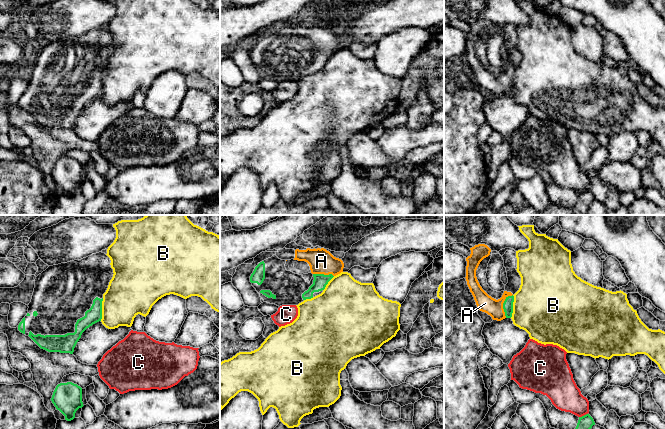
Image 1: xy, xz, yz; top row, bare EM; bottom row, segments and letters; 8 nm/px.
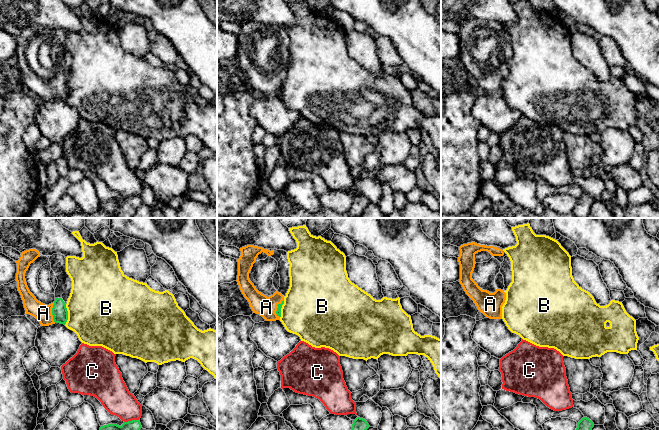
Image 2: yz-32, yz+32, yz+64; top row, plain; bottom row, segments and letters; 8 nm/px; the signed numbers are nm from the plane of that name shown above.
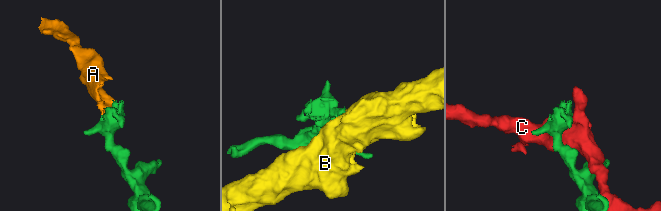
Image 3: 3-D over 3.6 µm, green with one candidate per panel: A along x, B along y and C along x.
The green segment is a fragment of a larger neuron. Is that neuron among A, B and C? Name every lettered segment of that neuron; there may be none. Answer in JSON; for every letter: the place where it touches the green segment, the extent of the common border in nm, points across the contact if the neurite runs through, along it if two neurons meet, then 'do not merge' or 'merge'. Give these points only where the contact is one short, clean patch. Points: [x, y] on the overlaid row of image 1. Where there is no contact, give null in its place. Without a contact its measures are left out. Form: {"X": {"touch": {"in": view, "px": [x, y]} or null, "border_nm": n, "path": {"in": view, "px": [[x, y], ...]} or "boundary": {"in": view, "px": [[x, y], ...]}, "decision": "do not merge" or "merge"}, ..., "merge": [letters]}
{"A": {"touch": {"in": "yz", "px": [503, 305]}, "border_nm": 200, "path": {"in": "yz", "px": [[508, 303], [503, 305], [488, 305], [485, 303]]}, "decision": "merge"}, "B": {"touch": {"in": "xy", "px": [101, 309]}, "border_nm": 190, "boundary": {"in": "xy", "px": [[103, 298], [102, 318], [100, 320]]}, "decision": "do not merge"}, "C": {"touch": {"in": "yz", "px": [584, 415]}, "border_nm": 80, "decision": "do not merge"}, "merge": ["A"]}

